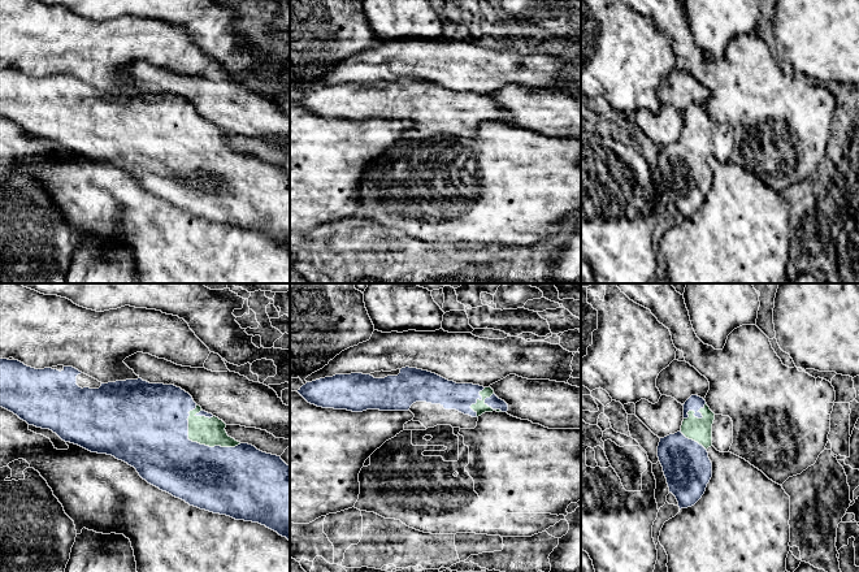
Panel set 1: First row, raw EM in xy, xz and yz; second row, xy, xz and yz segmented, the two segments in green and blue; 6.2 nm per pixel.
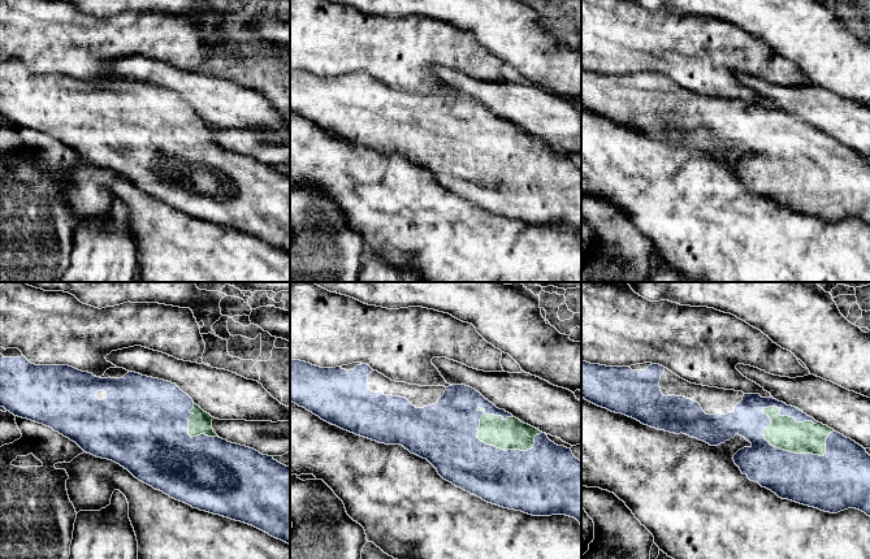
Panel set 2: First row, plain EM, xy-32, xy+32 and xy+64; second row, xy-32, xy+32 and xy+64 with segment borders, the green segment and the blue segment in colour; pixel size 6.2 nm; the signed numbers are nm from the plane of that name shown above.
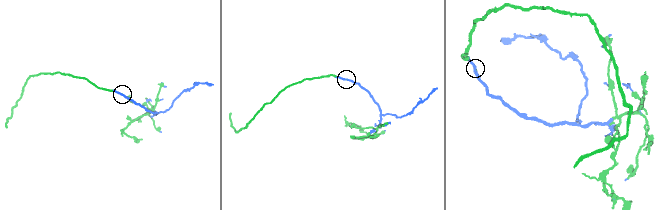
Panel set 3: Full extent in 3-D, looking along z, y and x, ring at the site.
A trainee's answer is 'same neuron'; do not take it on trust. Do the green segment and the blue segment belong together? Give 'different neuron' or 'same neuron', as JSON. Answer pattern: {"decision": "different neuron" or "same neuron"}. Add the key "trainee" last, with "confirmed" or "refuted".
{"decision": "same neuron", "trainee": "confirmed"}

